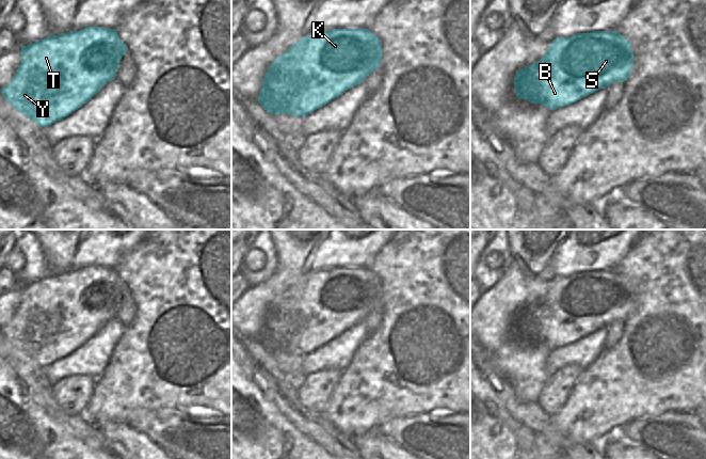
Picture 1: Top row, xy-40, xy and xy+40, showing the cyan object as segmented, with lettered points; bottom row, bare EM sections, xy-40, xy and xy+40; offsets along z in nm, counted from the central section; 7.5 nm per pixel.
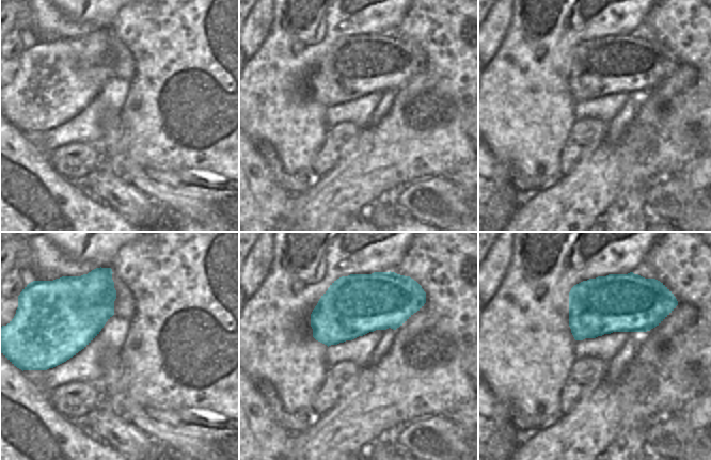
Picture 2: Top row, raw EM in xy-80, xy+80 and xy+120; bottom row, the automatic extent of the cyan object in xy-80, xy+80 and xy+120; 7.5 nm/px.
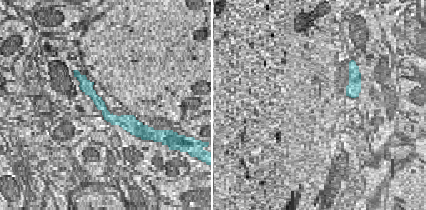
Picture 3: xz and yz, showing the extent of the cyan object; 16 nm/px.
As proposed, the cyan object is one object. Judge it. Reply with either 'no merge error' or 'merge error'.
no merge error

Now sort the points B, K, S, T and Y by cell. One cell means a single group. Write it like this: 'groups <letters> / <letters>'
groups B K S T Y

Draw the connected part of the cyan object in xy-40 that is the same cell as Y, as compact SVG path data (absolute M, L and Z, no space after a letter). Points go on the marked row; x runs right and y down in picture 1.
M86 27L50 35L33 44L21 46L21 62L13 79L0 92L4 99L18 112L33 121L41 128L61 121L92 99L108 82L115 79L119 62L128 50L115 29Z

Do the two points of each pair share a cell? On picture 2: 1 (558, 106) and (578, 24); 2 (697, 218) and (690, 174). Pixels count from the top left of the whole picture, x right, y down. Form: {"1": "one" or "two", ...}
{"1": "one", "2": "one"}

